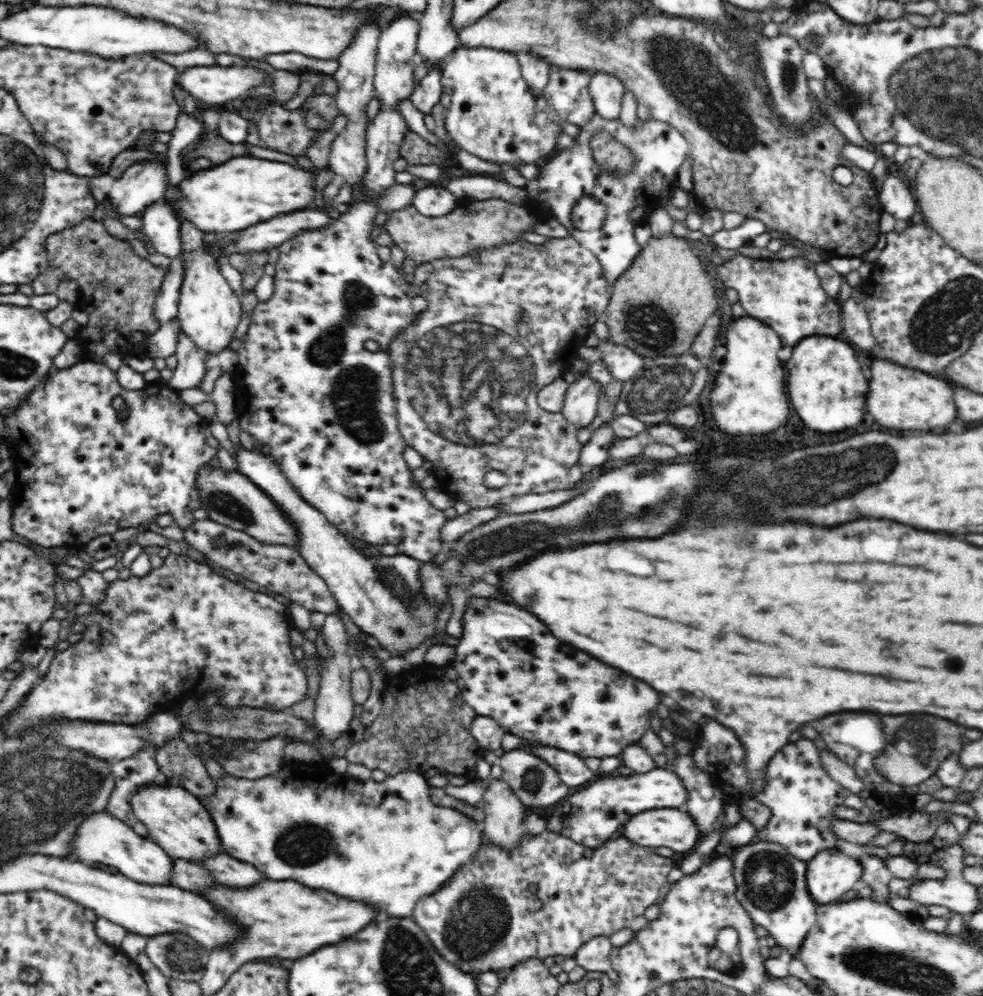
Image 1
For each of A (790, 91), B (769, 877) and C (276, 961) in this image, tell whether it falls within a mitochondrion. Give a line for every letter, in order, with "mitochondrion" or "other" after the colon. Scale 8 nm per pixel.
A: mitochondrion
B: mitochondrion
C: other

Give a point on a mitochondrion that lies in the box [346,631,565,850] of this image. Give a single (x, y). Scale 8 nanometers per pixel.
(530, 779)

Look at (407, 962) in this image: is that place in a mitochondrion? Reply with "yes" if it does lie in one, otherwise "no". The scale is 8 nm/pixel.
yes

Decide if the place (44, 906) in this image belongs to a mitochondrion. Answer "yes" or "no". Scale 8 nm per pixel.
no

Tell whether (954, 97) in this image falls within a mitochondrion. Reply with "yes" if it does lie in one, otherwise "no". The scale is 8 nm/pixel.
yes

